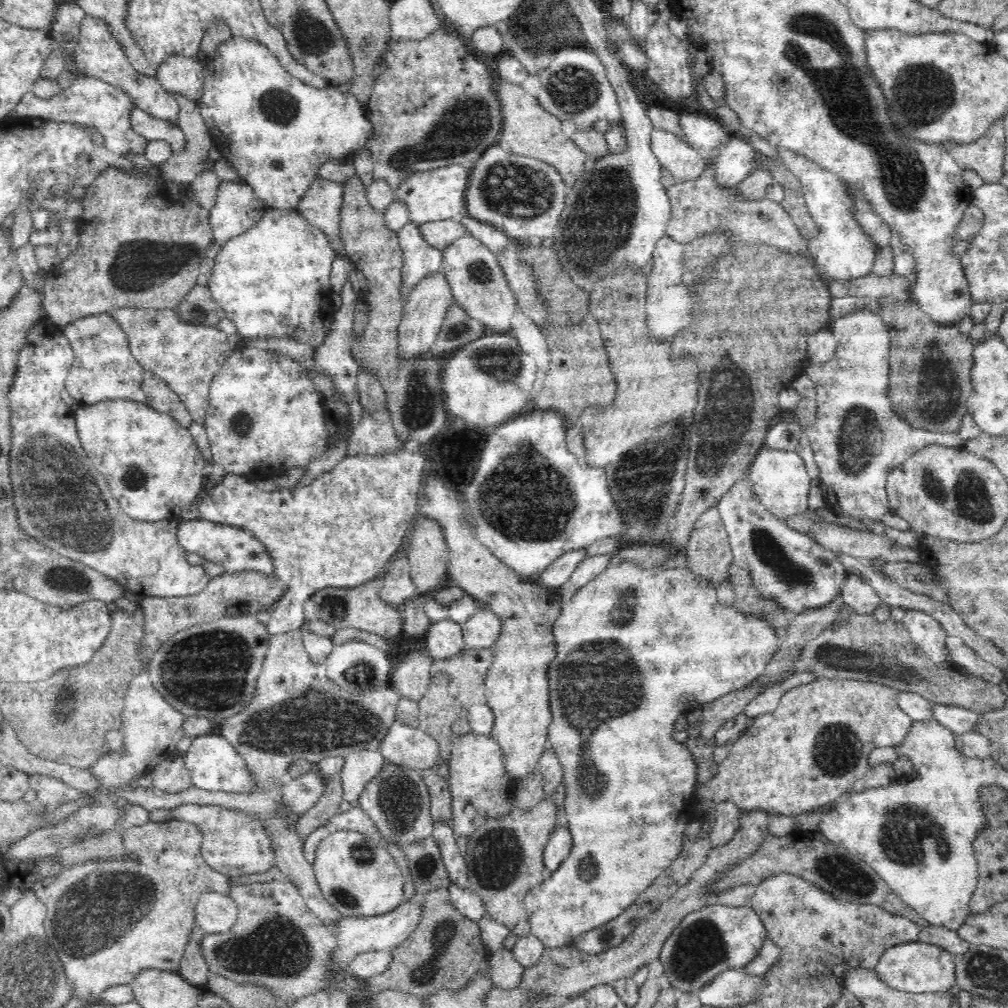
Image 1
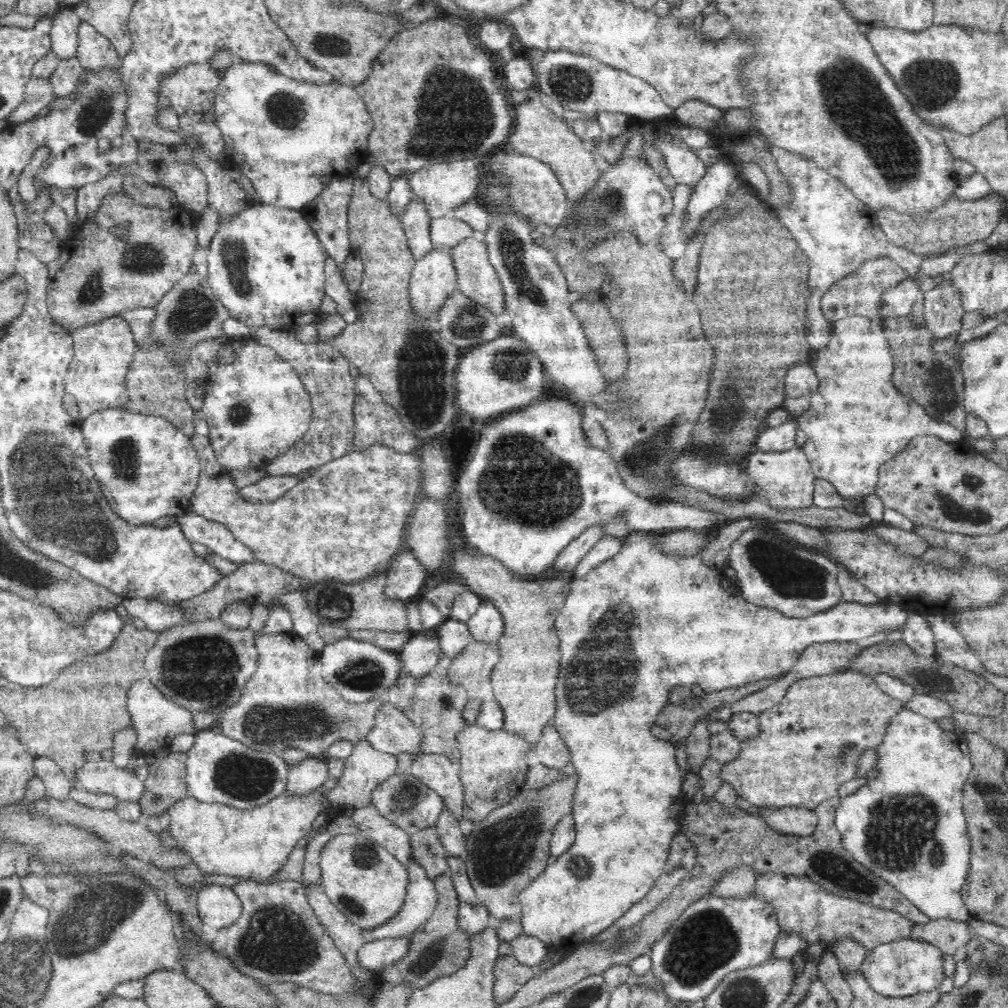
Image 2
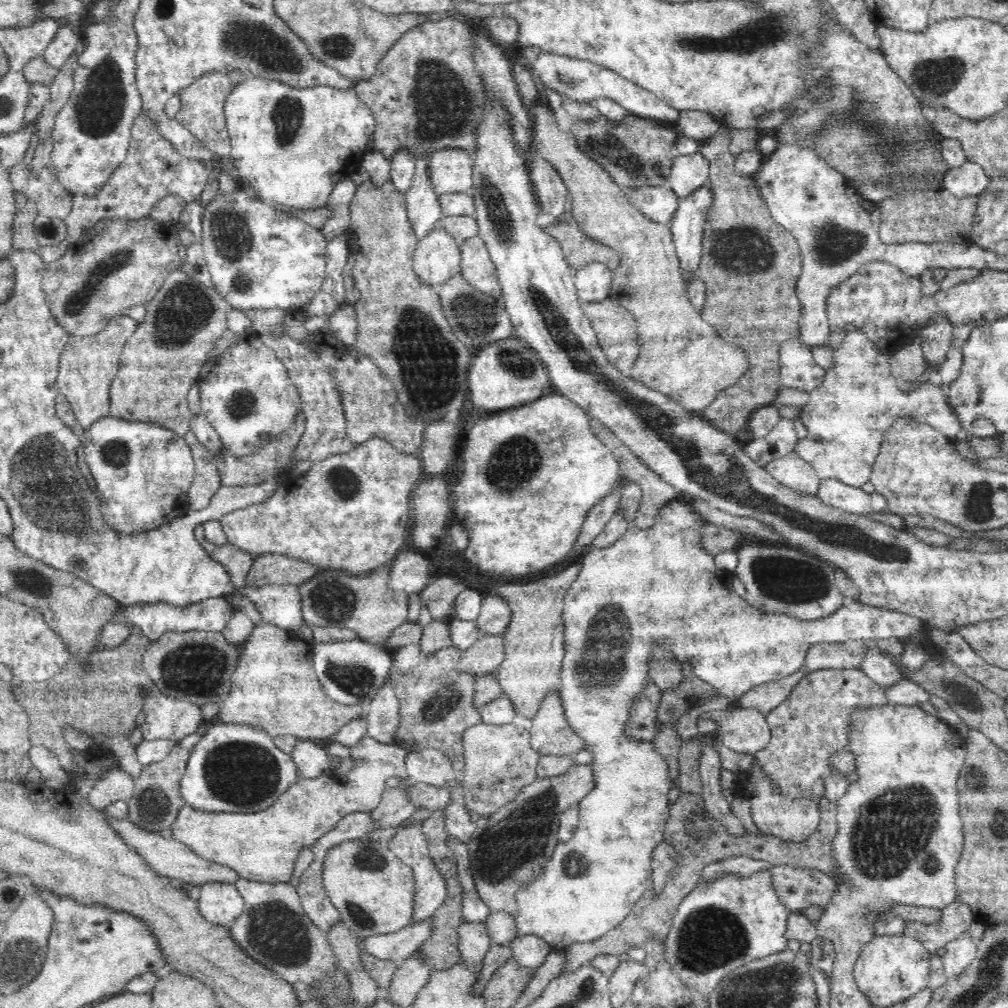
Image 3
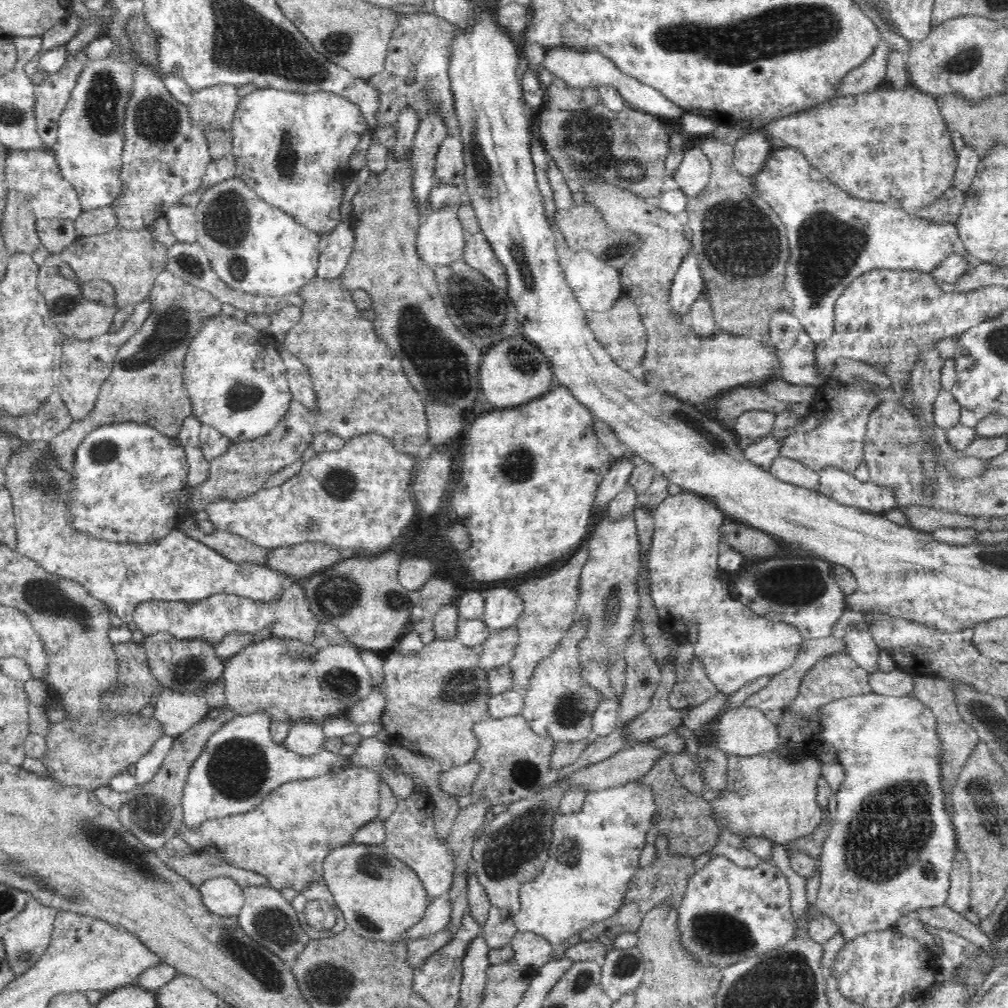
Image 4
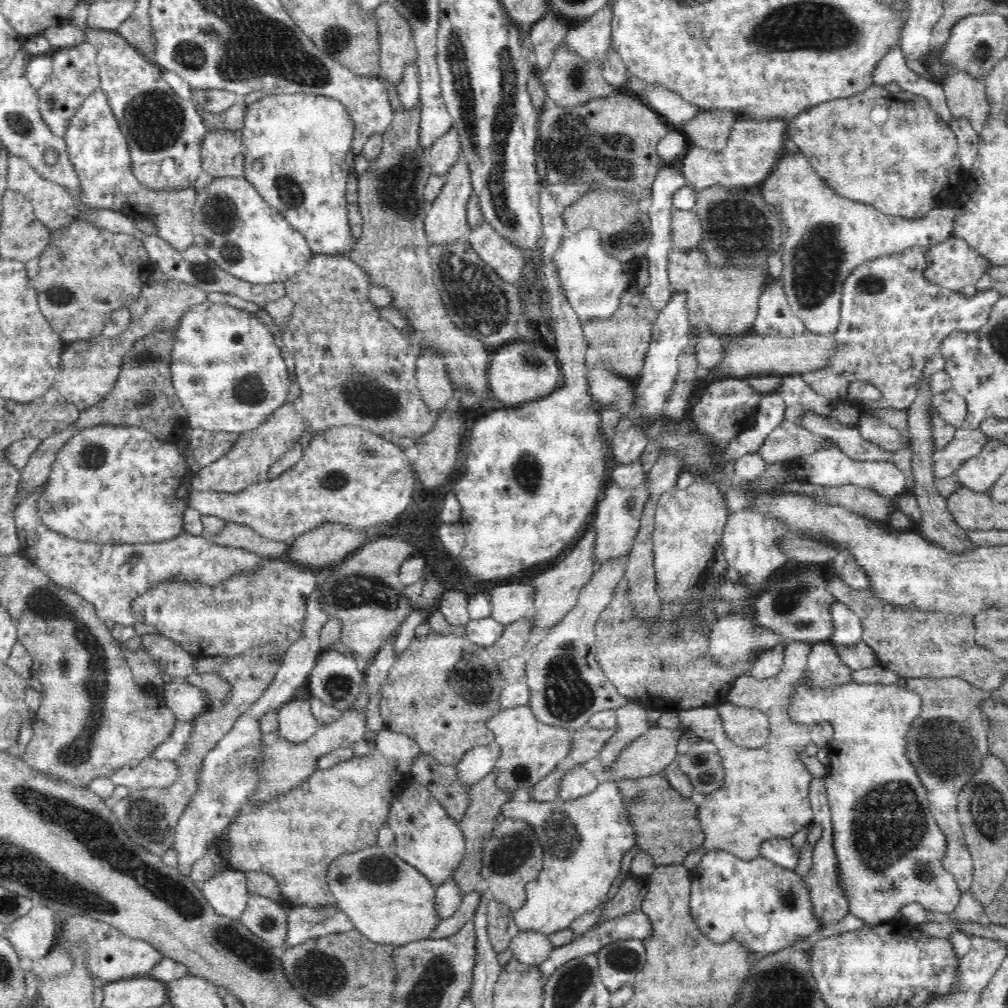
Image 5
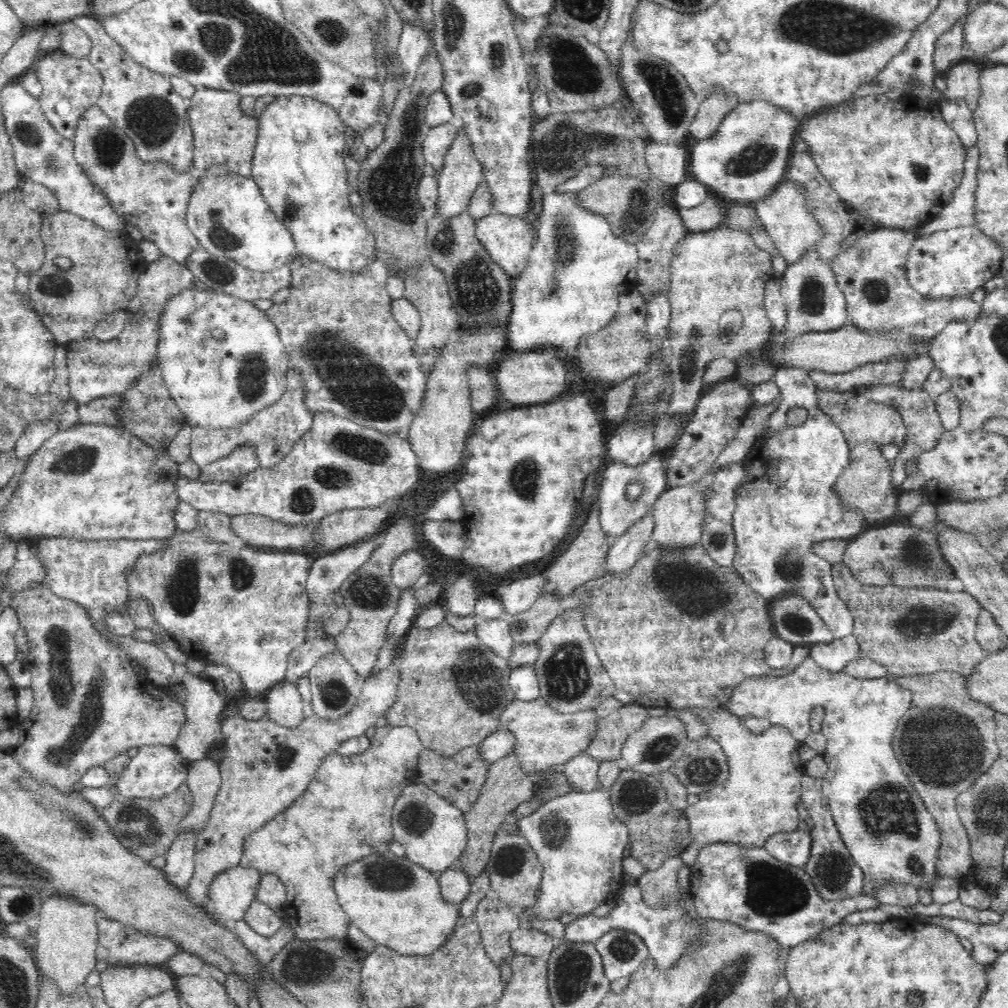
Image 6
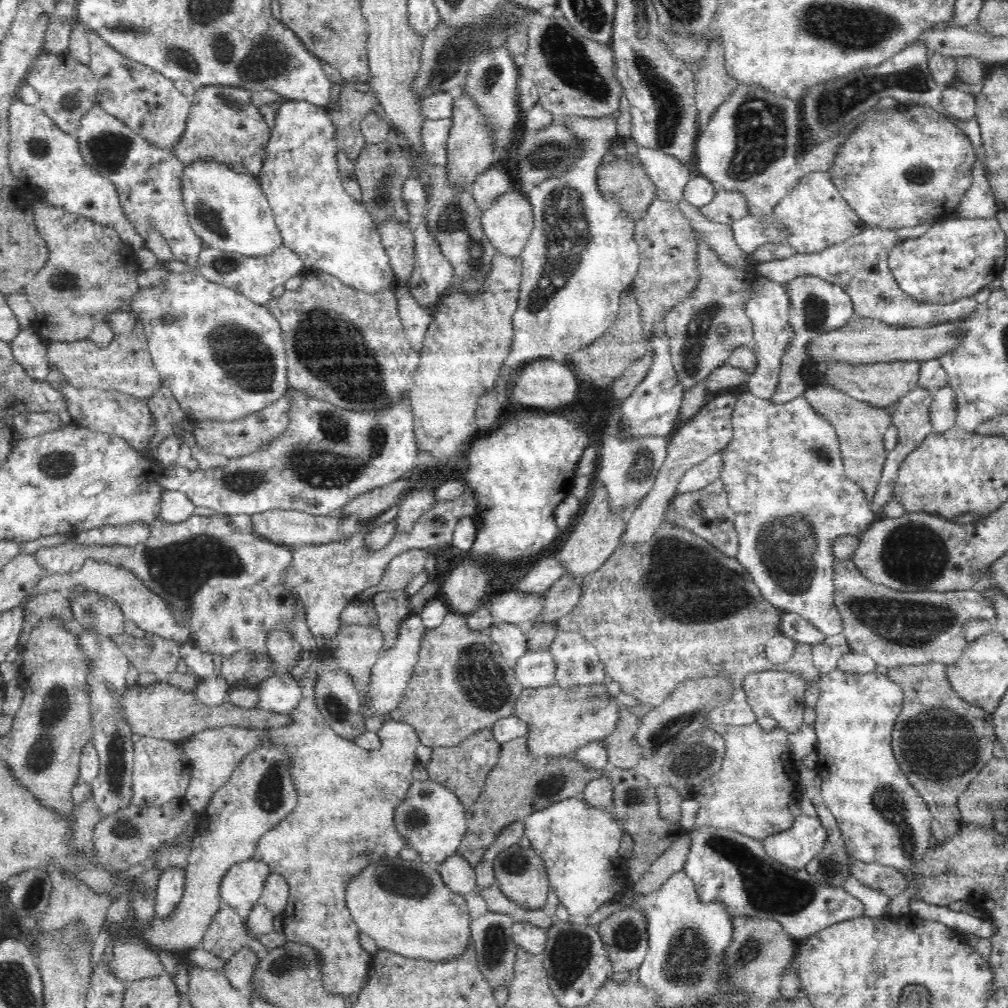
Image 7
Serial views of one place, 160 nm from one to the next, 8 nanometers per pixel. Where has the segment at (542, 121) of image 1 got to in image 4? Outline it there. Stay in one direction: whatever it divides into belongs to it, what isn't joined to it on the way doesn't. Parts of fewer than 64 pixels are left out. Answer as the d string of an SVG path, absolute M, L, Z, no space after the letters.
M586 183L581 190L585 202L593 204L612 230L635 232L642 241L638 254L622 268L622 294L632 296L647 331L646 358L642 362L646 382L667 391L685 403L709 406L730 388L740 387L768 376L780 374L780 357L775 346L754 342L750 338L732 336L720 330L706 340L698 337L692 326L676 316L670 308L670 292L678 266L692 246L688 227L674 214L654 207L649 200L612 183Z

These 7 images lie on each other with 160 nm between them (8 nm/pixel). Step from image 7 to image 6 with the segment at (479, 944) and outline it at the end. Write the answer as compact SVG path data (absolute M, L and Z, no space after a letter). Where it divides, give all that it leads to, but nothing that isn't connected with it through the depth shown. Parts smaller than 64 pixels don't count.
M489 897L481 900L475 912L473 918L479 926L482 944L488 958L498 966L504 961L512 960L515 952L509 940L512 932L522 925L519 916L516 916L512 908L499 898Z

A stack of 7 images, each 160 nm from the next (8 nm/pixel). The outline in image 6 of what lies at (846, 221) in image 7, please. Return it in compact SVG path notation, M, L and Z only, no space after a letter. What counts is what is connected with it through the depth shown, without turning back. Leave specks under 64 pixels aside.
M781 182L767 197L755 204L759 220L772 239L774 248L780 256L786 259L788 264L795 263L807 250L815 247L815 244L824 236L821 224L813 217L805 203L803 188L795 182Z

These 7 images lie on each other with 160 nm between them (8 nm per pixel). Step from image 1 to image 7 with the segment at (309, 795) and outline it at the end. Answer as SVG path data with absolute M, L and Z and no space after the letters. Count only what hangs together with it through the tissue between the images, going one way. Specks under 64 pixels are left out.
M289 673L272 675L256 688L258 707L264 710L288 715L300 704L302 689Z

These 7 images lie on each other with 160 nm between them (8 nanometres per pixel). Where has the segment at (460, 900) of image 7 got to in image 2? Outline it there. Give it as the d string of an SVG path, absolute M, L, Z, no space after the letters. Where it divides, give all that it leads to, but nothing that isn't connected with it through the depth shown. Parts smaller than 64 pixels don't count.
M338 834L321 852L320 885L332 905L360 930L376 928L403 908L409 872L390 852L361 834Z

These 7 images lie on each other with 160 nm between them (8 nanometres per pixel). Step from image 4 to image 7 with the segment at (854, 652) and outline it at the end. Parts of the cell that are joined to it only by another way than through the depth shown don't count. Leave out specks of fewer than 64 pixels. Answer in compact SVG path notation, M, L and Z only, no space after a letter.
M750 392L744 393L737 398L731 421L733 438L728 442L728 446L722 448L724 464L722 464L722 470L720 470L720 479L722 479L722 483L724 483L728 493L730 508L735 513L735 528L739 538L736 556L738 562L749 572L757 588L761 590L762 596L779 609L780 612L792 612L806 618L827 637L844 632L842 617L840 617L840 613L838 613L838 609L834 605L833 562L835 561L835 556L832 552L832 543L835 538L848 534L861 534L868 530L868 527L874 522L874 513L872 513L870 504L865 498L865 492L856 482L846 476L839 439L834 426L814 410L805 395L793 398L790 402L778 403L772 402L770 399L758 398Z

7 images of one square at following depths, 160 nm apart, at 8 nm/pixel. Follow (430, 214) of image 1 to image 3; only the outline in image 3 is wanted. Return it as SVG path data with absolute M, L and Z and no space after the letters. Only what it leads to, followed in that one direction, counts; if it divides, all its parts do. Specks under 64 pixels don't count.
M446 148L434 152L429 158L429 177L434 192L440 196L450 192L470 190L474 160L468 151L460 148Z

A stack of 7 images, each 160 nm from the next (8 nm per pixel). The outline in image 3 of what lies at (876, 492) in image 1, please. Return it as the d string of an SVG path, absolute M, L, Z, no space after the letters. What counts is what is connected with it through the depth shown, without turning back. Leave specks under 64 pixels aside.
M848 326L844 340L838 349L832 349L832 355L836 368L825 372L822 384L809 393L809 403L801 407L799 419L808 429L808 434L794 446L796 454L812 465L821 480L839 480L856 488L864 486L870 481L872 466L882 448L882 442L896 420L902 416L911 418L914 423L928 424L952 440L961 432L961 422L946 397L948 391L944 391L941 385L931 384L930 381L920 387L904 387L899 384L892 375L891 355L888 350L879 355L874 342L863 334L860 328Z

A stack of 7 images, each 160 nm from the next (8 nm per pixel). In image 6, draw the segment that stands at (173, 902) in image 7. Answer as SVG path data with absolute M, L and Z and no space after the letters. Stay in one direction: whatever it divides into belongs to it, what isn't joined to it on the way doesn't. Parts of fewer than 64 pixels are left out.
M180 834L165 855L166 865L162 871L166 881L170 881L180 891L186 892L192 880L198 838L197 834Z

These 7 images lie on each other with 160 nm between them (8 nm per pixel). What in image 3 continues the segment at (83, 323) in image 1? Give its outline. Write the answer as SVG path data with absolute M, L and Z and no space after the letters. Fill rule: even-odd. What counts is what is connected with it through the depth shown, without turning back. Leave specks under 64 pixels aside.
M123 315L112 320L100 333L88 338L70 336L70 342L60 358L60 374L55 386L60 388L62 395L66 396L66 400L72 405L77 425L82 428L88 428L98 422L99 418L109 415L110 386L119 371L123 346L128 338L134 335L138 325L134 319ZM82 366L88 370L82 370Z

